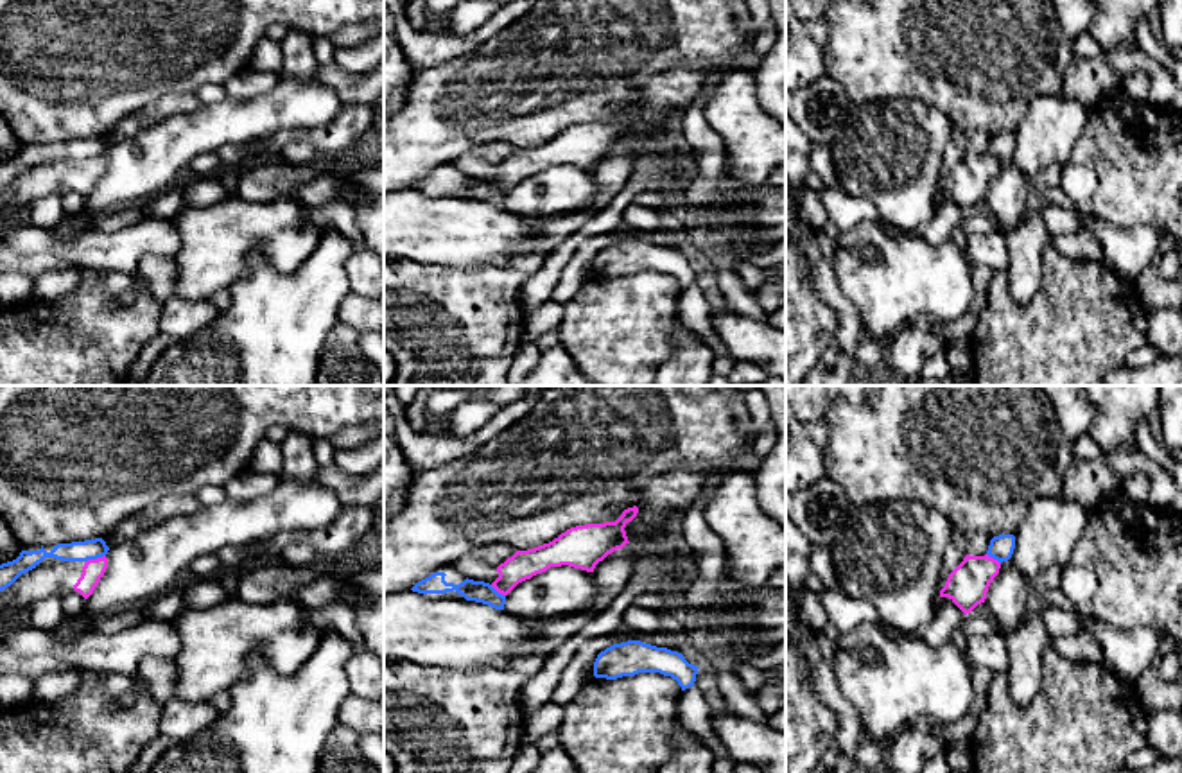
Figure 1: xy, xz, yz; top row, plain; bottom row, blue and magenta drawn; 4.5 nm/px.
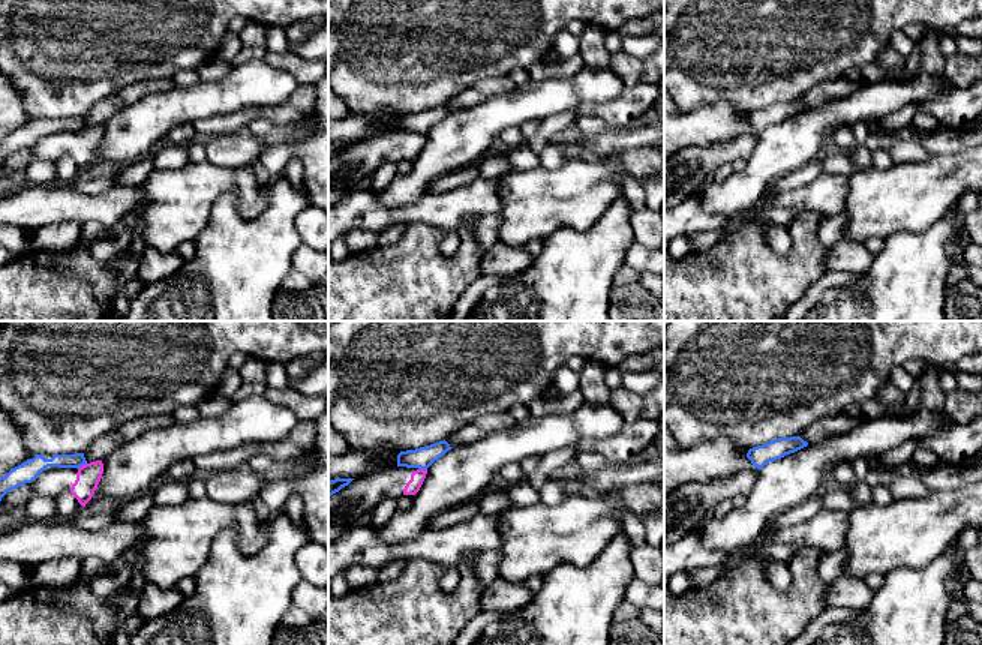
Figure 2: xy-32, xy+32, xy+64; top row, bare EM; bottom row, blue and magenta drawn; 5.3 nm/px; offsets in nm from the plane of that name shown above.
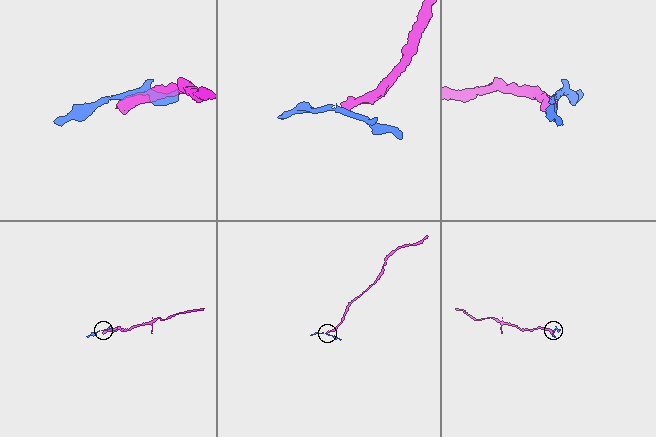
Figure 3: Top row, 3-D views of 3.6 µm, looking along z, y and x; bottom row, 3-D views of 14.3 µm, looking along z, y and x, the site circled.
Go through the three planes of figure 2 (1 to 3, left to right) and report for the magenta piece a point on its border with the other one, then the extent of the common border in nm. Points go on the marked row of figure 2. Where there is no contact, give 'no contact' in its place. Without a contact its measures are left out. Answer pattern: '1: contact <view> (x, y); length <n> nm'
1: contact xy-32 (81, 465); length 60 nm
2: contact xy+32 (423, 468); length 50 nm
3: no contact

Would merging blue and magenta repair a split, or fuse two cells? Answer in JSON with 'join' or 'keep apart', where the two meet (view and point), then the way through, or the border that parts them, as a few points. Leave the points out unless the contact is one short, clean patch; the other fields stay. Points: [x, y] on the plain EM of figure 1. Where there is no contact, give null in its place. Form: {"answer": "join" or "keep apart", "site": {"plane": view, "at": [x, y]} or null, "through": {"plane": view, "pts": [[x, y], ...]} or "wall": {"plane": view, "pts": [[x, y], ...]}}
{"answer": "keep apart", "site": {"plane": "xy", "at": [95, 156]}, "wall": {"plane": "xy", "pts": [[104, 153], [86, 160]]}}

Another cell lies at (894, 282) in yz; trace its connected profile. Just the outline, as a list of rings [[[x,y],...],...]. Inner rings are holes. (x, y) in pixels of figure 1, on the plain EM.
[[[861,221],[841,231],[830,264],[845,298],[857,308],[873,339],[895,339],[911,323],[949,323],[961,317],[972,300],[972,265],[952,240],[929,244],[920,231],[888,235],[877,221]]]

